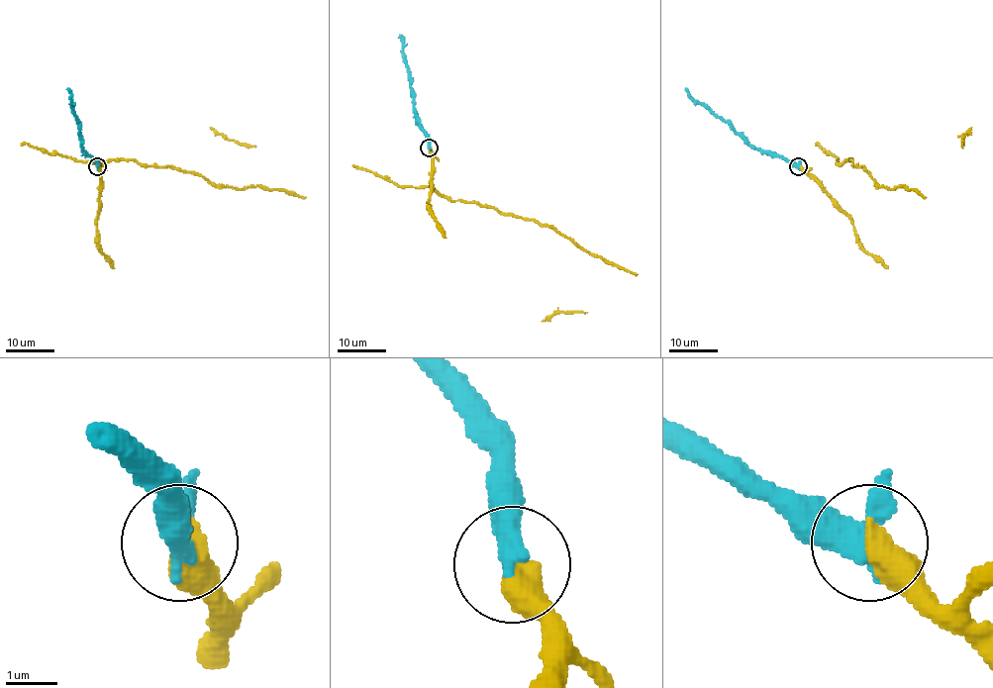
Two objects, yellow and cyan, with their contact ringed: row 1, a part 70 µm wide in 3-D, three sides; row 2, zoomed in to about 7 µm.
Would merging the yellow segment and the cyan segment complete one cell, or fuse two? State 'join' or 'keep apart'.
join

